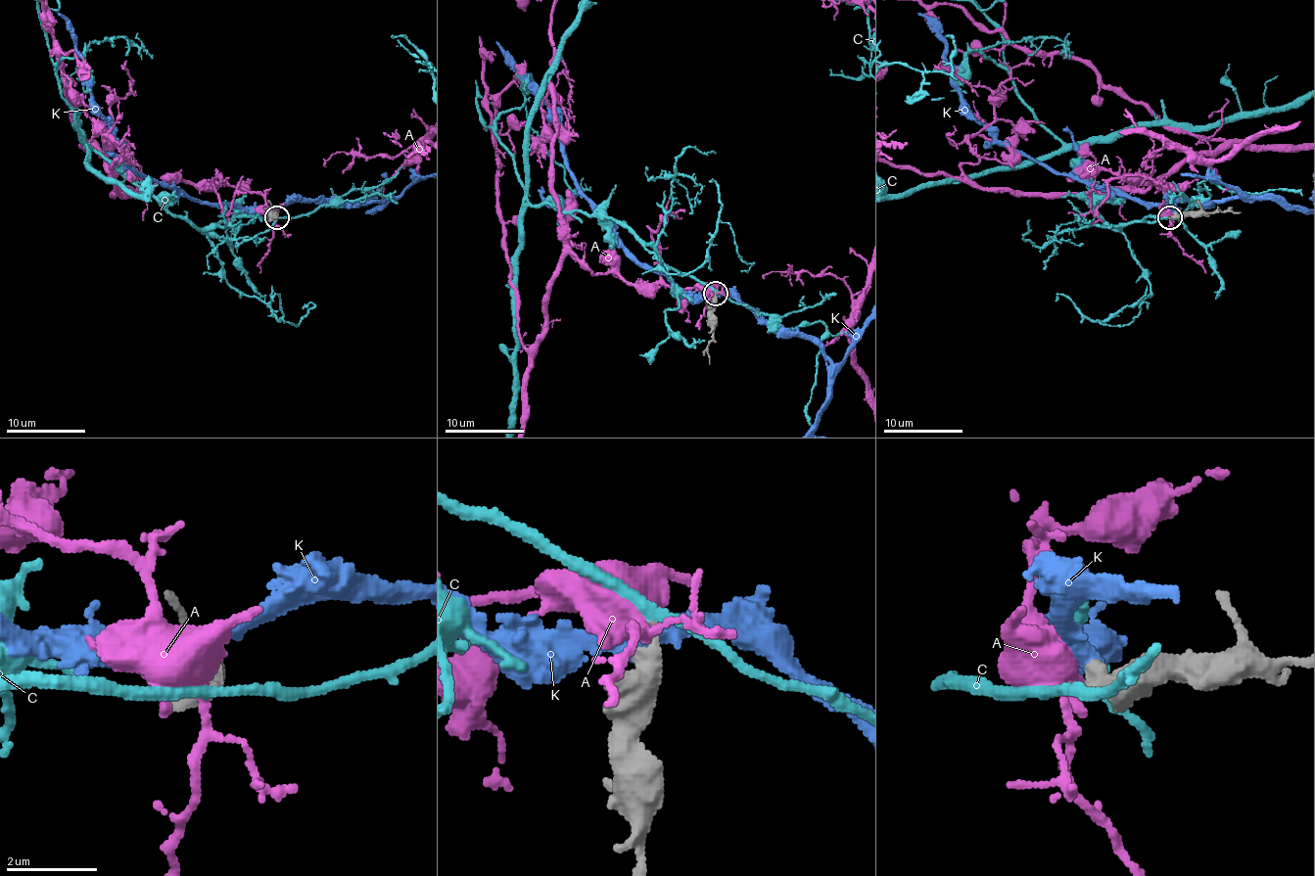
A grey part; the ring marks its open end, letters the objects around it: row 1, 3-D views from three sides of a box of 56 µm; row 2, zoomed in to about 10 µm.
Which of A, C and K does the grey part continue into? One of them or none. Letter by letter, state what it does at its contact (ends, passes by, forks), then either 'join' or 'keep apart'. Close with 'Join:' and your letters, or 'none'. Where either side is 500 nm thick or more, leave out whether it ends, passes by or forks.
A: it forks; keep apart
C: it passes by; join
K: keep apart
Join: C

